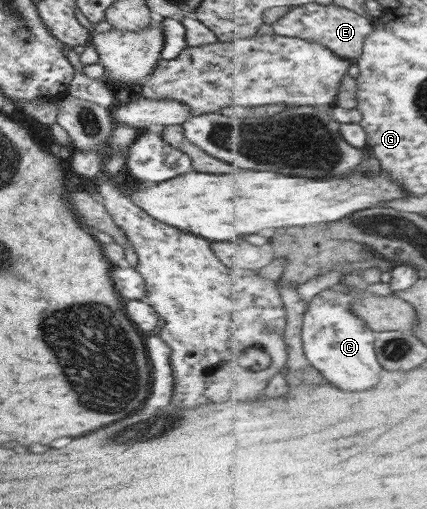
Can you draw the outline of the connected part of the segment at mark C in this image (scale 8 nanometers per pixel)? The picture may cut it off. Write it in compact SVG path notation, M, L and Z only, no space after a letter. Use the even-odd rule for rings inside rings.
M382 282L373 285L363 284L357 287L346 286L325 289L310 302L304 322L305 350L307 356L312 360L313 367L321 370L327 376L327 380L331 380L335 386L339 386L343 390L353 390L353 392L375 388L381 382L381 372L383 372L383 364L379 362L380 358L376 351L377 332L367 324L366 320L354 313L355 301L358 301L363 296L359 291L360 287L366 287L368 295L370 295L371 291L377 291L380 296L395 294L391 283Z

